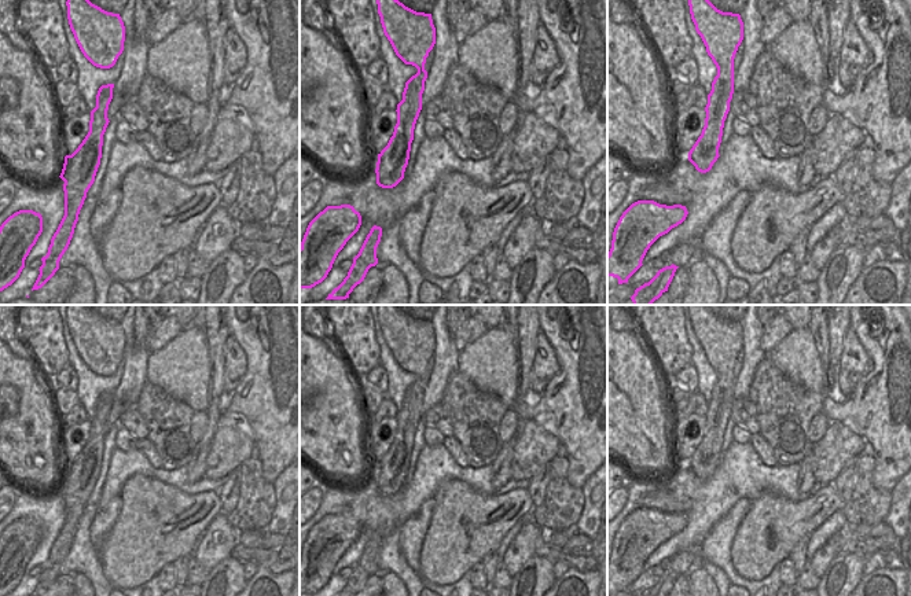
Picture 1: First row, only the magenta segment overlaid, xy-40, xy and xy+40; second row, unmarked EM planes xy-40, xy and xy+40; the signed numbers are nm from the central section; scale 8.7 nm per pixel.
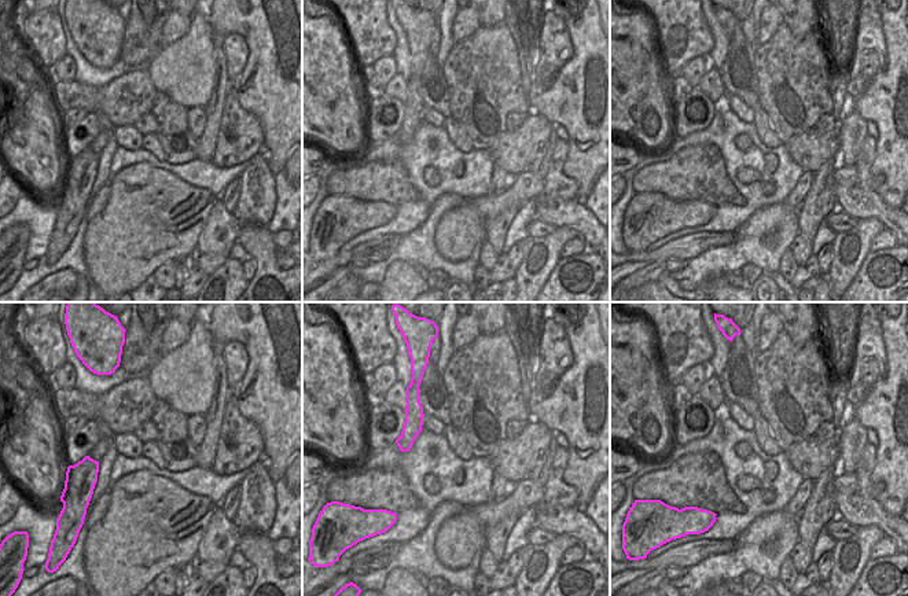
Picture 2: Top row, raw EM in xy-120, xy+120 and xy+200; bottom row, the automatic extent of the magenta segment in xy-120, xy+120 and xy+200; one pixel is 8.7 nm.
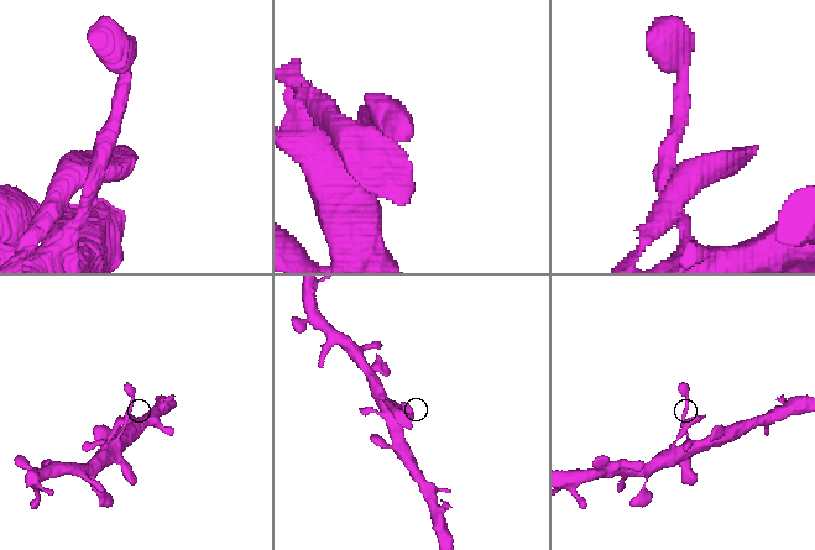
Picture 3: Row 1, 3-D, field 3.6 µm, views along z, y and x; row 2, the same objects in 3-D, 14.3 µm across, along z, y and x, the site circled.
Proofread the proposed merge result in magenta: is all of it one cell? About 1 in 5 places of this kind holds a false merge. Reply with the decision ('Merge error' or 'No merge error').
No merge error.

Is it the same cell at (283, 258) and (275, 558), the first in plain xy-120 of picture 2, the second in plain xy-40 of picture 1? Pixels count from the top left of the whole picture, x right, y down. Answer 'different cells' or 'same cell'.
same cell

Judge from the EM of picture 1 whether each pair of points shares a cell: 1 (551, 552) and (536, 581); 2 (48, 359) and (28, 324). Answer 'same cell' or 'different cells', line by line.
1: different cells
2: same cell

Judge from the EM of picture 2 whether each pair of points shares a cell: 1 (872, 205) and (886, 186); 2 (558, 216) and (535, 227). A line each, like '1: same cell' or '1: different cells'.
1: different cells
2: different cells

